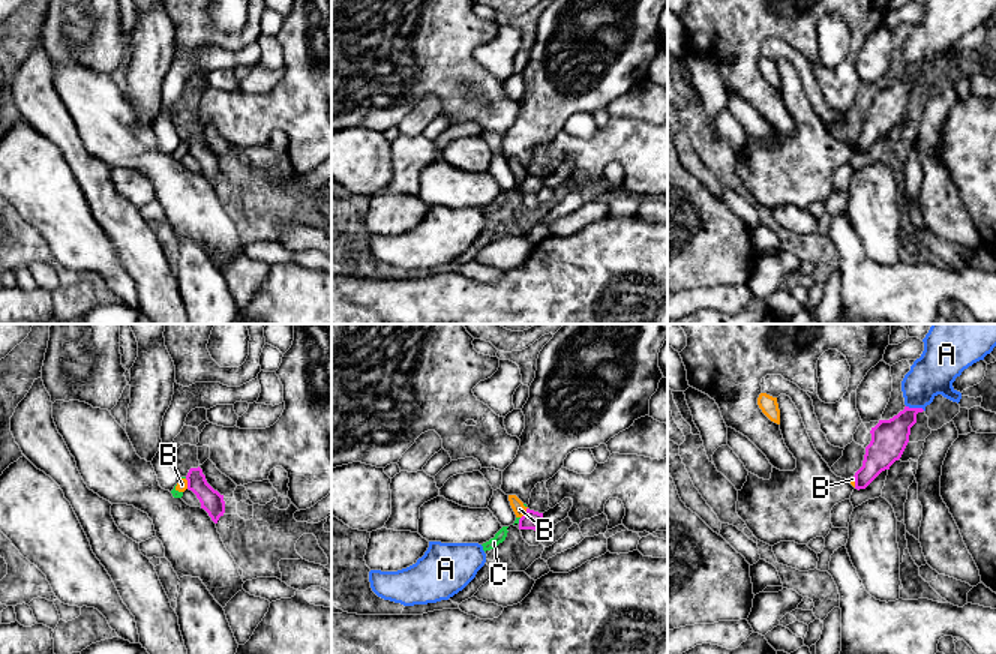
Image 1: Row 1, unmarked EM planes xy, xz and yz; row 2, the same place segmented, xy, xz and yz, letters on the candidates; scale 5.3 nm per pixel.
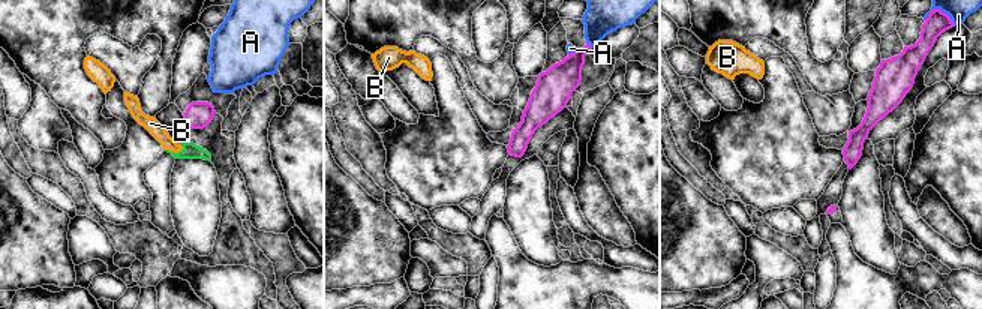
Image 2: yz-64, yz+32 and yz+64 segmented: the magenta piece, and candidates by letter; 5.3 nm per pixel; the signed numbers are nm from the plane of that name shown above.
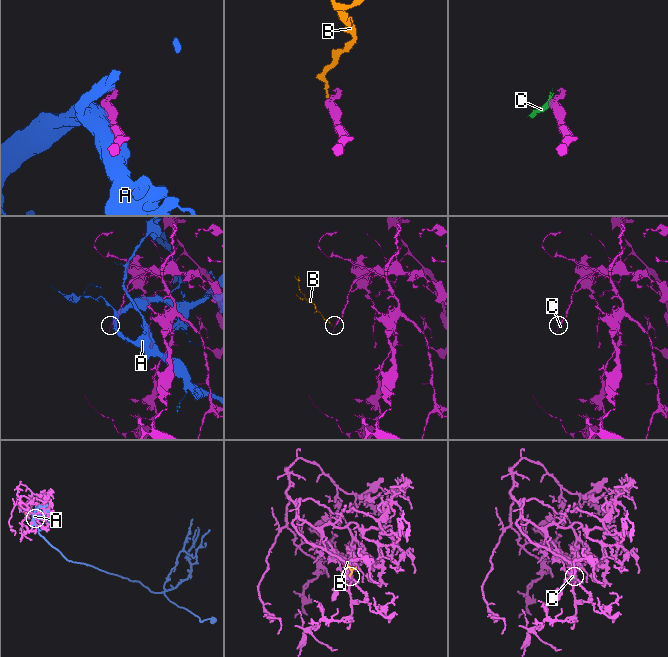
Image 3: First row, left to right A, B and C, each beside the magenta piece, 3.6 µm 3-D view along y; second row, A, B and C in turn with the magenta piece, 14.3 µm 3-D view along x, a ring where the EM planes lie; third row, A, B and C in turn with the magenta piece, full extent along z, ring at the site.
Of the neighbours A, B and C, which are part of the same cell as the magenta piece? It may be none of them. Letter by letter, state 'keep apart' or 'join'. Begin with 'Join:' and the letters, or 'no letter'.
Join: no letter
A: keep apart
B: keep apart
C: keep apart

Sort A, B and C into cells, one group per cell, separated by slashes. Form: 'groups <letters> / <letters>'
groups A / B C

